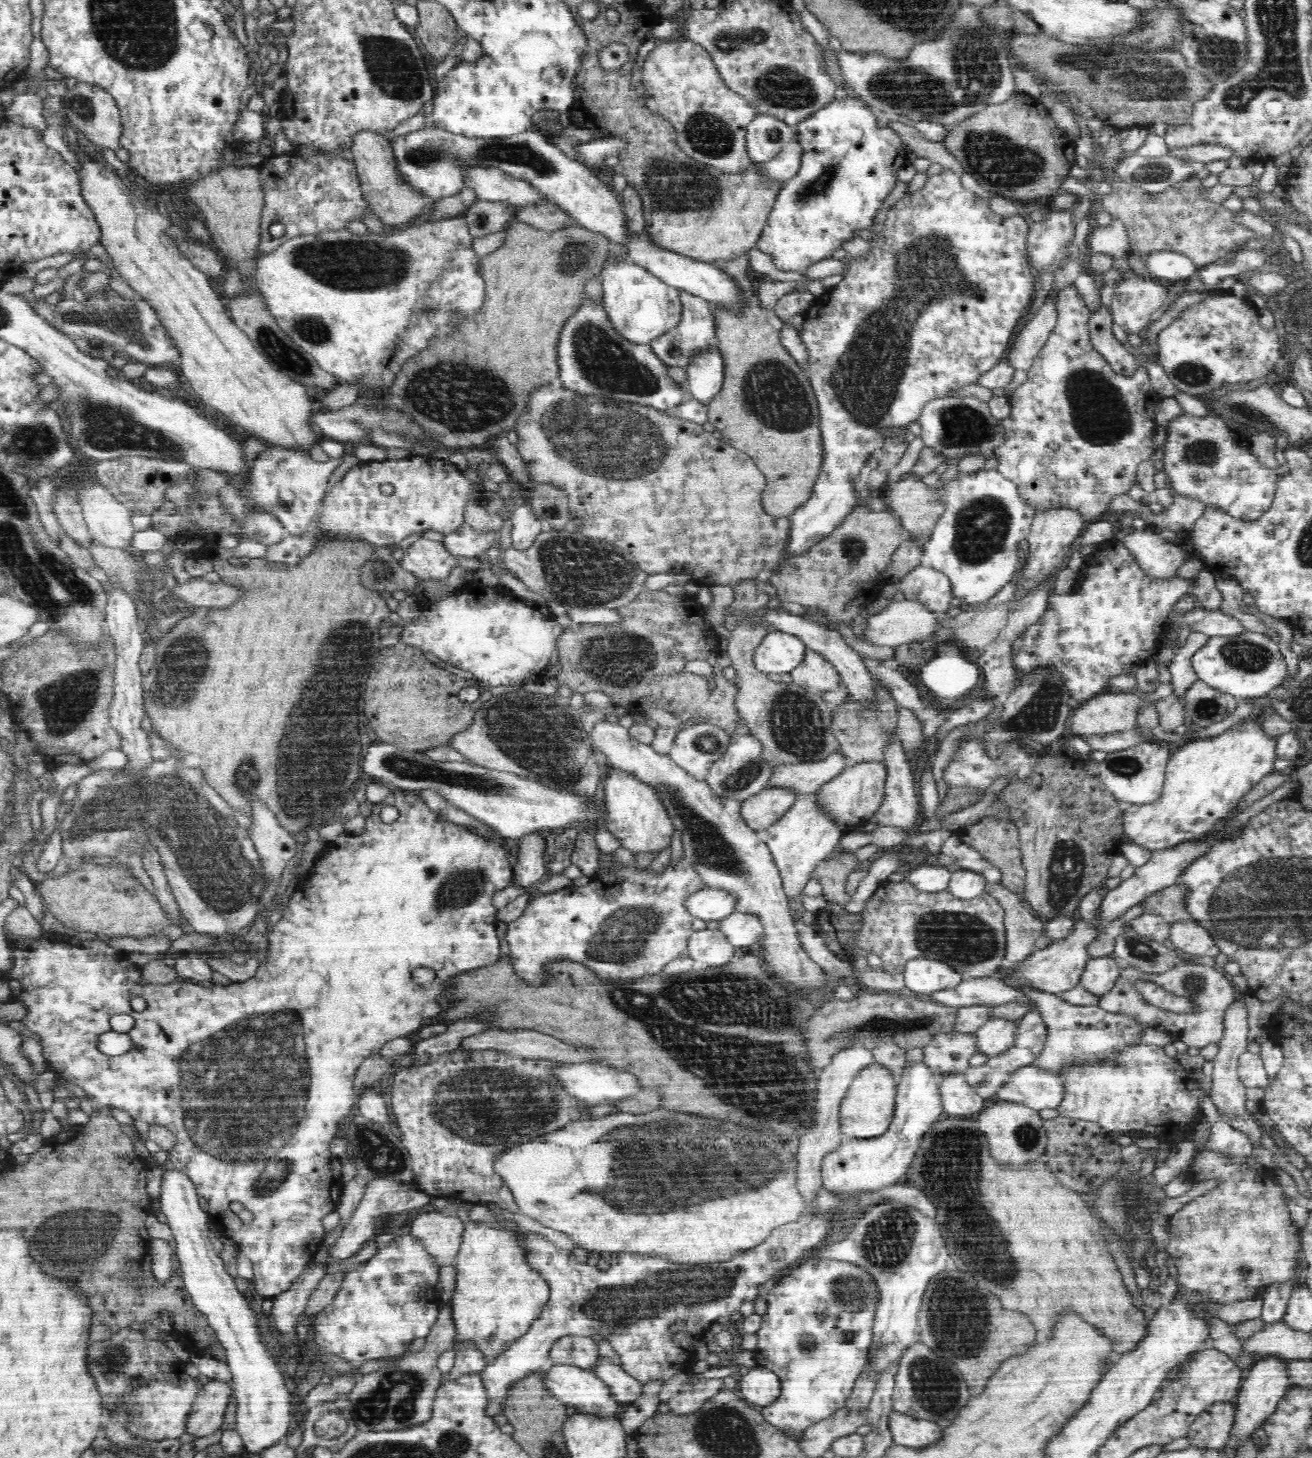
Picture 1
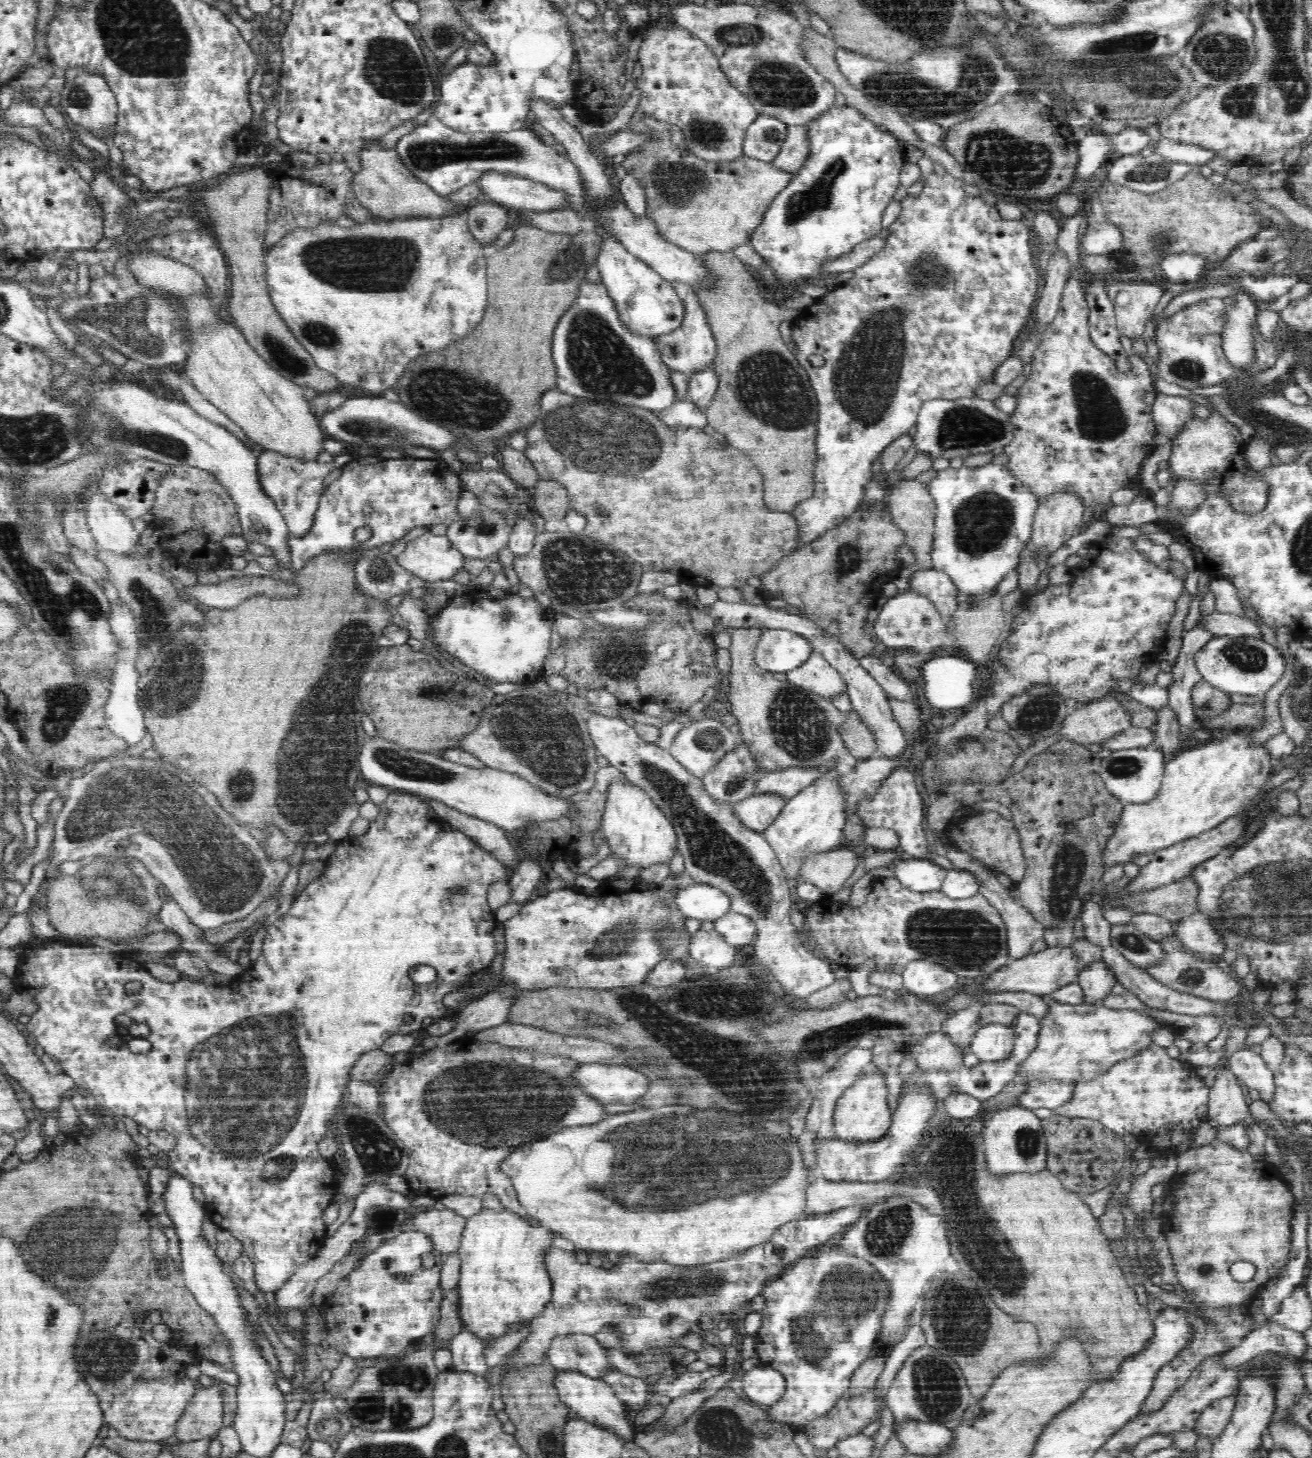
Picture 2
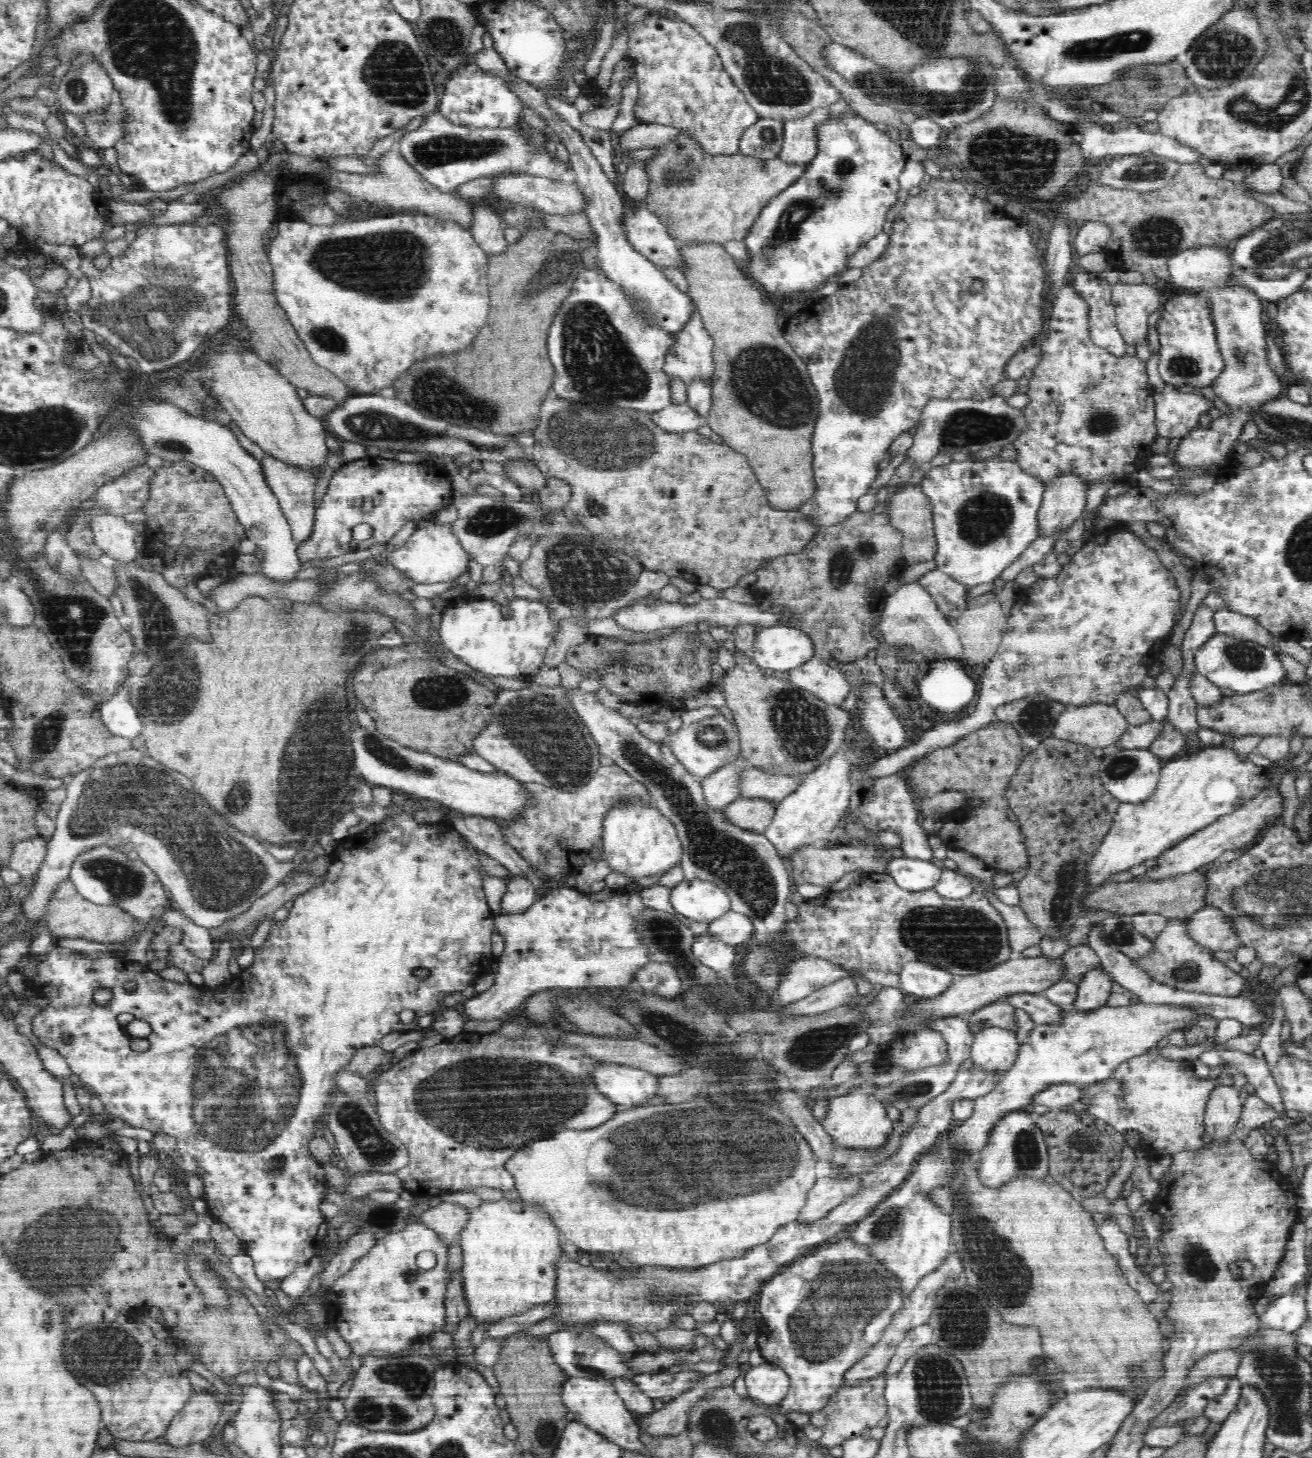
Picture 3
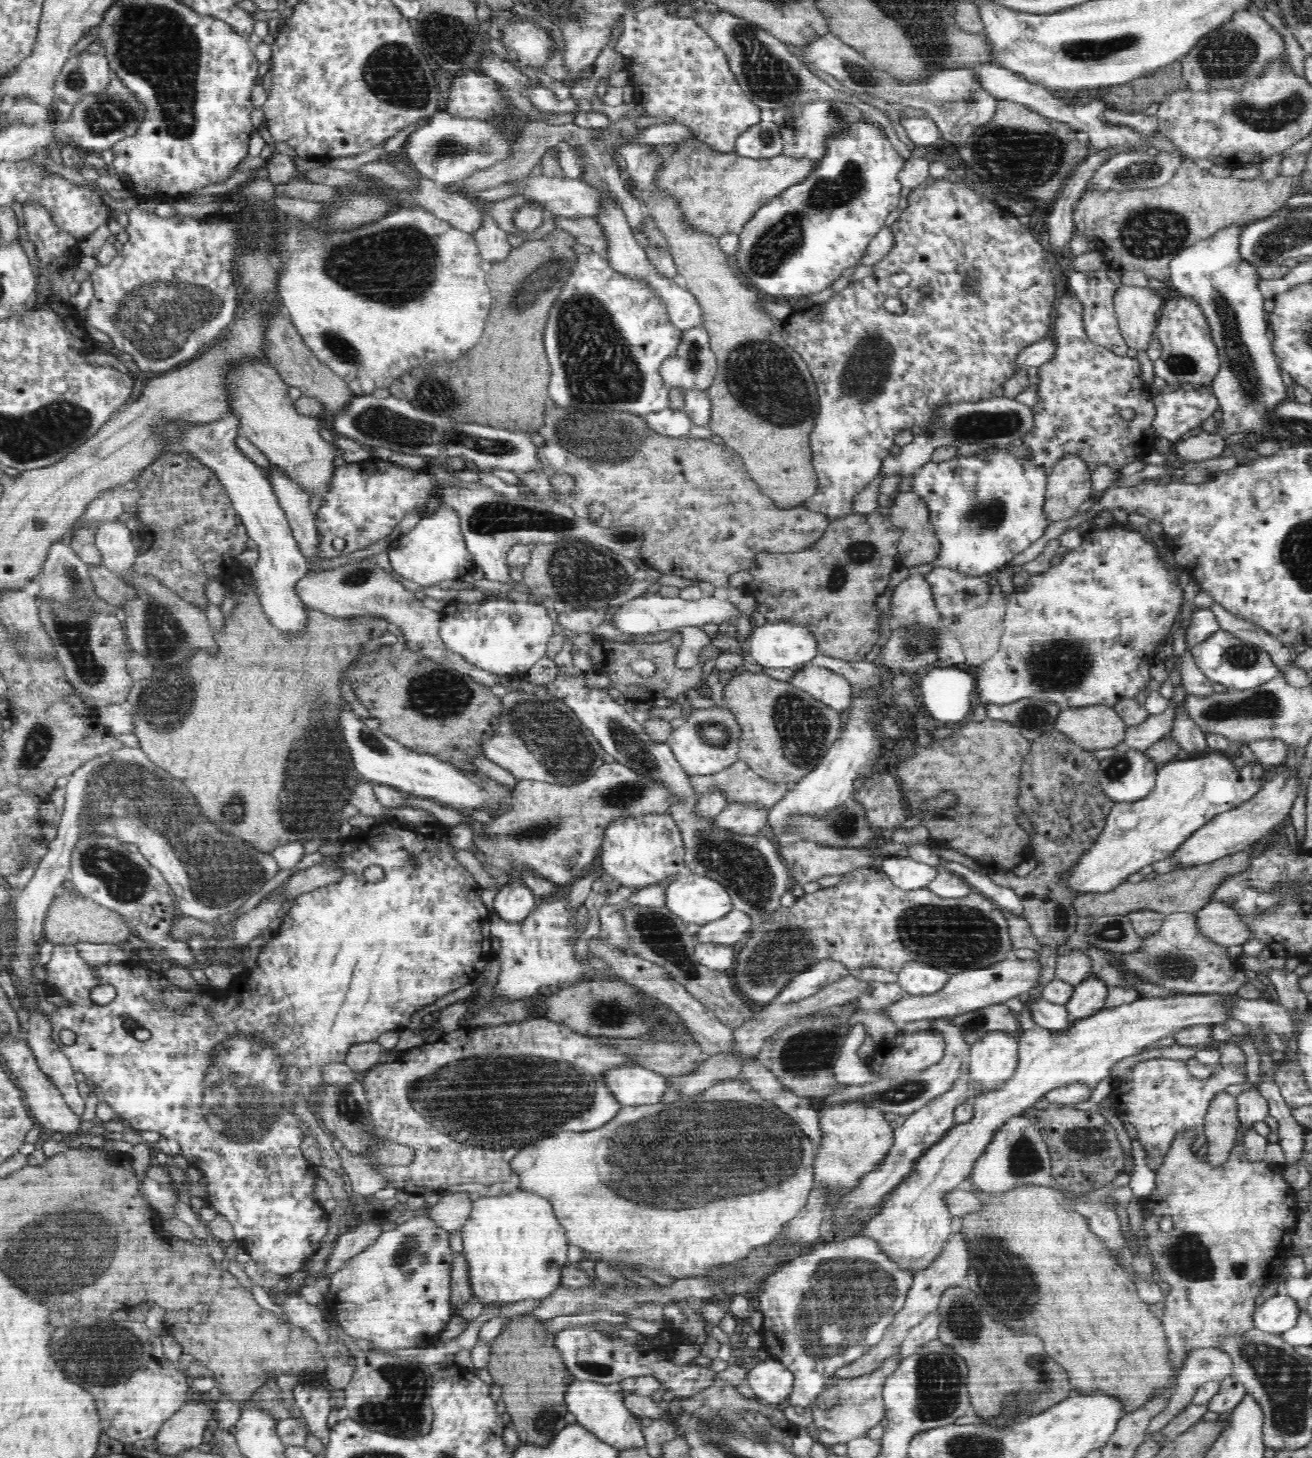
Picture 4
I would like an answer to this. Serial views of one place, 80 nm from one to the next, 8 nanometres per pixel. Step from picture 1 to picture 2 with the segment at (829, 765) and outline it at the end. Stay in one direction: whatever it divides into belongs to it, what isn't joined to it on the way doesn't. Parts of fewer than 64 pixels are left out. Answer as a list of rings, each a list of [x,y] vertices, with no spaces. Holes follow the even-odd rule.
[[[824,765],[821,768],[786,768],[782,771],[764,771],[762,773],[756,773],[756,780],[754,780],[753,794],[756,795],[775,795],[781,798],[789,799],[794,796],[799,790],[806,789],[810,786],[816,778],[820,778],[820,772],[822,769],[826,769]]]

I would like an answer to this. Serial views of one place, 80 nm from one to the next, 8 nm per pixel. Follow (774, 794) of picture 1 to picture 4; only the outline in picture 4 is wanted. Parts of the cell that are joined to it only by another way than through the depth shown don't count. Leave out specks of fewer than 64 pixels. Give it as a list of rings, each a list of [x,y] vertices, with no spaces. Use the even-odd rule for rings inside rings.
[[[730,803],[711,821],[719,830],[736,835],[757,835],[768,822],[769,809],[759,805]]]

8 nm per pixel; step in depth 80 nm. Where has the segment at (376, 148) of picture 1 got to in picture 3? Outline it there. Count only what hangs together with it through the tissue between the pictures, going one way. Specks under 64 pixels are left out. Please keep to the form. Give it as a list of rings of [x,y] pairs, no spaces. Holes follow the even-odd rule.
[[[398,150],[383,153],[376,163],[380,166],[380,171],[371,174],[331,171],[328,183],[334,189],[338,188],[350,196],[365,200],[373,208],[379,208],[382,214],[422,212],[442,220],[454,221],[464,229],[472,228],[474,206],[469,200],[462,199],[454,192],[440,192],[436,186],[424,180]]]

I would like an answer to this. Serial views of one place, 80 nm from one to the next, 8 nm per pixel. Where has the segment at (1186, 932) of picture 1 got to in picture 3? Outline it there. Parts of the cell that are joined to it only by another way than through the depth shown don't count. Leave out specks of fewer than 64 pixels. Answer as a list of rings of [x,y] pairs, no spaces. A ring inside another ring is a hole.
[[[1205,906],[1187,918],[1187,935],[1211,950],[1235,950],[1239,946],[1231,918],[1215,906]]]

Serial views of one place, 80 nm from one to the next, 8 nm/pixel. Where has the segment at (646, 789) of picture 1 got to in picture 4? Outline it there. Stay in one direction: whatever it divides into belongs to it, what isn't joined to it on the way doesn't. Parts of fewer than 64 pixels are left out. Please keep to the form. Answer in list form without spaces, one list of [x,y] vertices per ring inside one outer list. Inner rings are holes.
[[[670,814],[624,818],[606,828],[600,864],[622,886],[646,888],[672,876],[681,874],[685,863],[685,845],[680,828]]]

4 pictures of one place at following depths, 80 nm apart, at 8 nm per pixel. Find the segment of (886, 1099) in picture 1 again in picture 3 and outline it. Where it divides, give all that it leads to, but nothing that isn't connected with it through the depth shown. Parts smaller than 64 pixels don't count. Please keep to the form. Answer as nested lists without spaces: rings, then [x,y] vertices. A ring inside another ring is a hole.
[[[865,1081],[856,1089],[831,1099],[823,1128],[834,1139],[834,1144],[847,1150],[878,1151],[889,1140],[893,1122],[886,1114],[886,1107],[874,1095],[874,1081]]]

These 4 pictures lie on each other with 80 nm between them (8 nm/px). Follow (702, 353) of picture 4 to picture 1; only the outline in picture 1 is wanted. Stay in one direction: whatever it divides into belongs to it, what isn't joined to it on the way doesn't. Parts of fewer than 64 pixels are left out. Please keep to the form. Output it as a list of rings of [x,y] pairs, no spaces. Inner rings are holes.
[[[681,292],[682,316],[677,327],[662,334],[656,340],[650,342],[650,346],[657,358],[660,358],[668,367],[688,368],[694,362],[694,355],[700,355],[704,351],[713,350],[718,346],[716,338],[714,313],[712,306],[704,299],[688,292]]]

